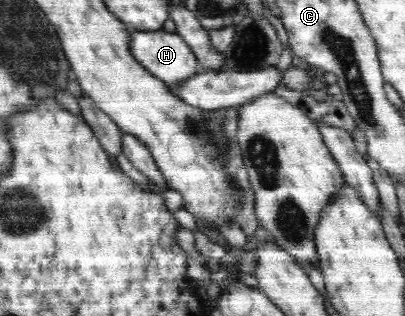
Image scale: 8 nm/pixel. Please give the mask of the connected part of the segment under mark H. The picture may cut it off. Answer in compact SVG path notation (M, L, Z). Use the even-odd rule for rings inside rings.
M163 29L157 31L133 30L130 40L129 51L133 59L137 60L153 76L157 76L170 85L182 83L201 70L192 49L176 32L166 32Z

